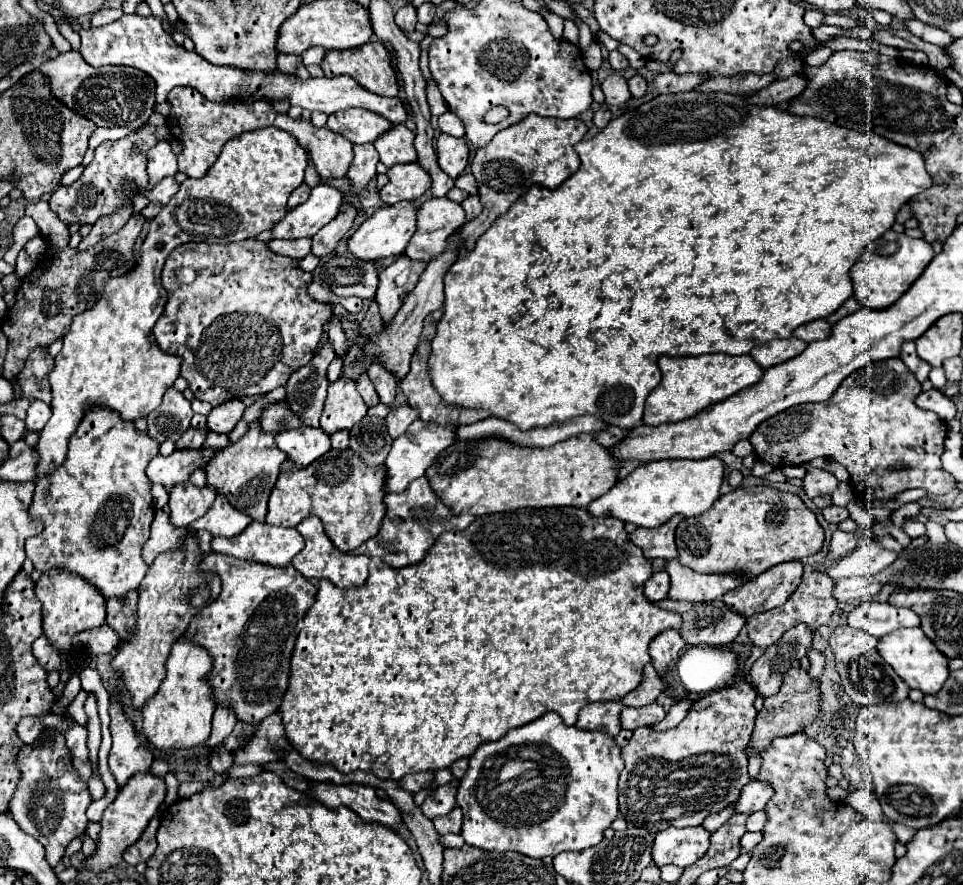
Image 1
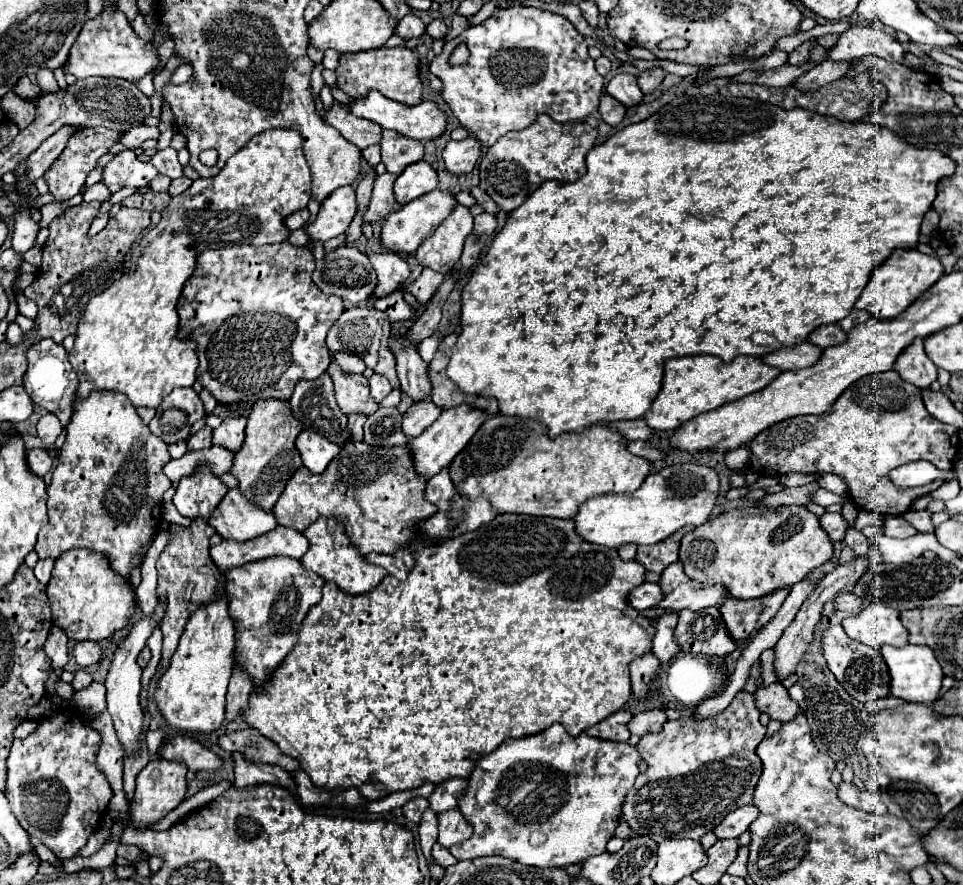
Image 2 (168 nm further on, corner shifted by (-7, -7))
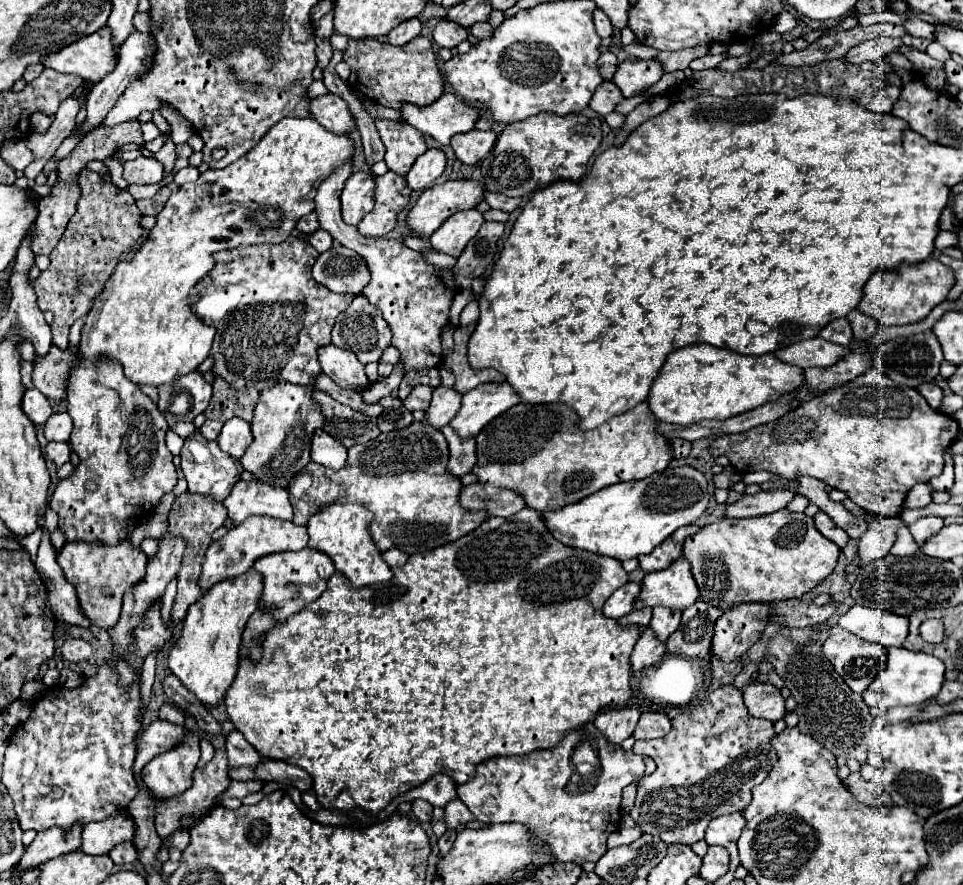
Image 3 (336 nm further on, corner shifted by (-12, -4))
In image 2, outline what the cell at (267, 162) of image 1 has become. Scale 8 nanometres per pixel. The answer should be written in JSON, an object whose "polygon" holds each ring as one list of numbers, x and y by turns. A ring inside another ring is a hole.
{"polygon":[[268,130,268,132,262,132,258,136,254,136,242,150,238,150,228,162,226,166,222,168,222,172,218,176,212,176,212,178,198,178,196,182,192,182,192,186,180,194,180,196,174,196,172,202,168,204,168,208,162,212,162,220,150,228,138,248,132,252,132,260,126,264,126,270,124,270,124,276,114,282,108,290,104,290,102,294,96,294,94,298,90,298,90,302,86,304,82,316,80,316,80,322,78,322,78,332,76,332,76,342,74,342,74,348,72,352,68,354,68,360,72,362,72,368,76,370,78,374,78,388,76,388,76,398,86,398,90,392,94,390,110,390,110,392,122,392,128,396,128,400,132,402,134,408,158,408,160,402,174,390,174,388,190,388,194,382,196,382,196,368,198,368,198,358,196,358,196,344,192,340,184,342,184,340,178,340,176,338,176,332,178,332,178,312,176,312,176,302,178,302,178,296,182,292,182,286,184,282,190,278,190,274,194,272,194,258,204,252,204,250,220,250,220,248,226,248,226,246,240,246,240,244,252,244,252,246,262,246,262,244,276,244,276,242,284,242,288,240,290,236,290,230,286,228,286,218,304,208,308,204,308,200,312,198,312,178,310,178,310,168,306,164,306,158,302,154,302,136,296,132,296,130]]}

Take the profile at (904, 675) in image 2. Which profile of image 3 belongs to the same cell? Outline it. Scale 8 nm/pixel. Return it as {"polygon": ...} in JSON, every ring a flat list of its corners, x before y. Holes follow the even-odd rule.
{"polygon":[[891,647,885,671,869,685,869,689,863,693,863,699,869,707,881,707,885,711,891,707,921,705,939,693,941,683,945,681,943,671,945,671,943,663,933,655,909,651,903,647]]}

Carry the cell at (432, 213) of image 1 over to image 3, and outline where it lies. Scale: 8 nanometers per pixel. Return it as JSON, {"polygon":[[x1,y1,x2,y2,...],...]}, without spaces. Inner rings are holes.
{"polygon":[[467,209,451,215,433,235,431,243,437,251,459,257,465,245,477,235,483,225,483,215,477,209]]}

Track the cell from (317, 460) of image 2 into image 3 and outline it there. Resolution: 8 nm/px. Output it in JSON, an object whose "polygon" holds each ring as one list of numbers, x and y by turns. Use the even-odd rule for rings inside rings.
{"polygon":[[317,429,313,435,311,459,323,467,341,469,347,461,347,449,337,439,327,435,323,429]]}

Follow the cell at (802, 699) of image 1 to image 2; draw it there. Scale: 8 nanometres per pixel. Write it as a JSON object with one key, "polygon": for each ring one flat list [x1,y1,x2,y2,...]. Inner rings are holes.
{"polygon":[[780,682,760,686,756,690,756,706,760,712,766,712,772,720,778,720,782,724,790,722,798,714,798,704,790,698,788,690]]}

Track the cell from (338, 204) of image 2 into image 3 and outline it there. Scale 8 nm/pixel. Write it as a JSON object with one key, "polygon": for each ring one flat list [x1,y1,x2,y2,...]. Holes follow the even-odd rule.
{"polygon":[[355,171,341,191,343,221,357,225,375,205,375,177,371,173]]}

